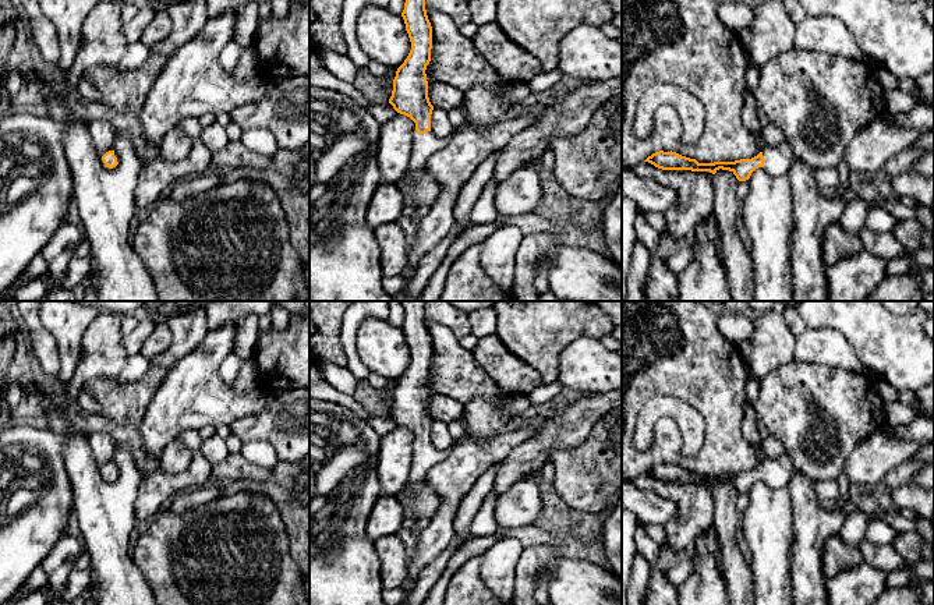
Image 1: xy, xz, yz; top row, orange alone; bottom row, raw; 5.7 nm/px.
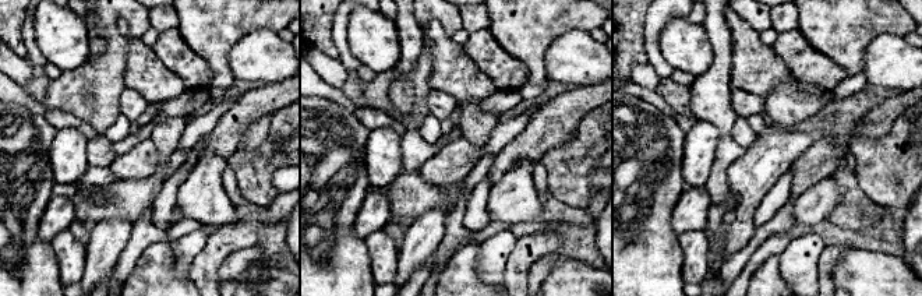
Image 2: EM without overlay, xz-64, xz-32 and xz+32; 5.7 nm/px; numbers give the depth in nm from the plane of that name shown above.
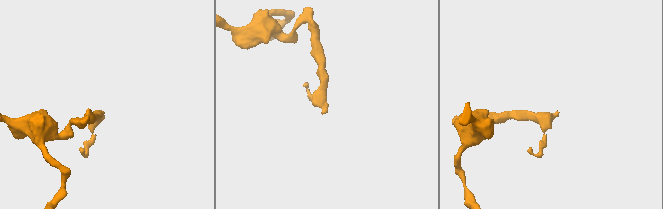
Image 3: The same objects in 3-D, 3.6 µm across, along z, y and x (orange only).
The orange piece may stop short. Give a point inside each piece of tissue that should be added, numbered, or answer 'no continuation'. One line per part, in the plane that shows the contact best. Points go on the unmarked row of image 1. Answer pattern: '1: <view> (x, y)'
1: yz (778, 471)

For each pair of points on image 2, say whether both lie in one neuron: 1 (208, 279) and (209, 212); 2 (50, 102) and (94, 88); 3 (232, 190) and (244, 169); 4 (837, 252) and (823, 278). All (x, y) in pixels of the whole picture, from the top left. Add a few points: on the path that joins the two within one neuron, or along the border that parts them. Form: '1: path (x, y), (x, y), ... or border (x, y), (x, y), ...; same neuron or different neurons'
1: border (243, 217), (223, 226); different neurons
2: path (62, 94), (82, 92); same neuron
3: border (228, 164), (239, 191), (247, 200); different neurons
4: path (830, 258), (825, 265), (825, 271); same neuron

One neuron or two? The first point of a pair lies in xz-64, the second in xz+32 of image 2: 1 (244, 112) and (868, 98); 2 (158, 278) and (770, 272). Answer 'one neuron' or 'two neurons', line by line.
1: two neurons
2: one neuron

